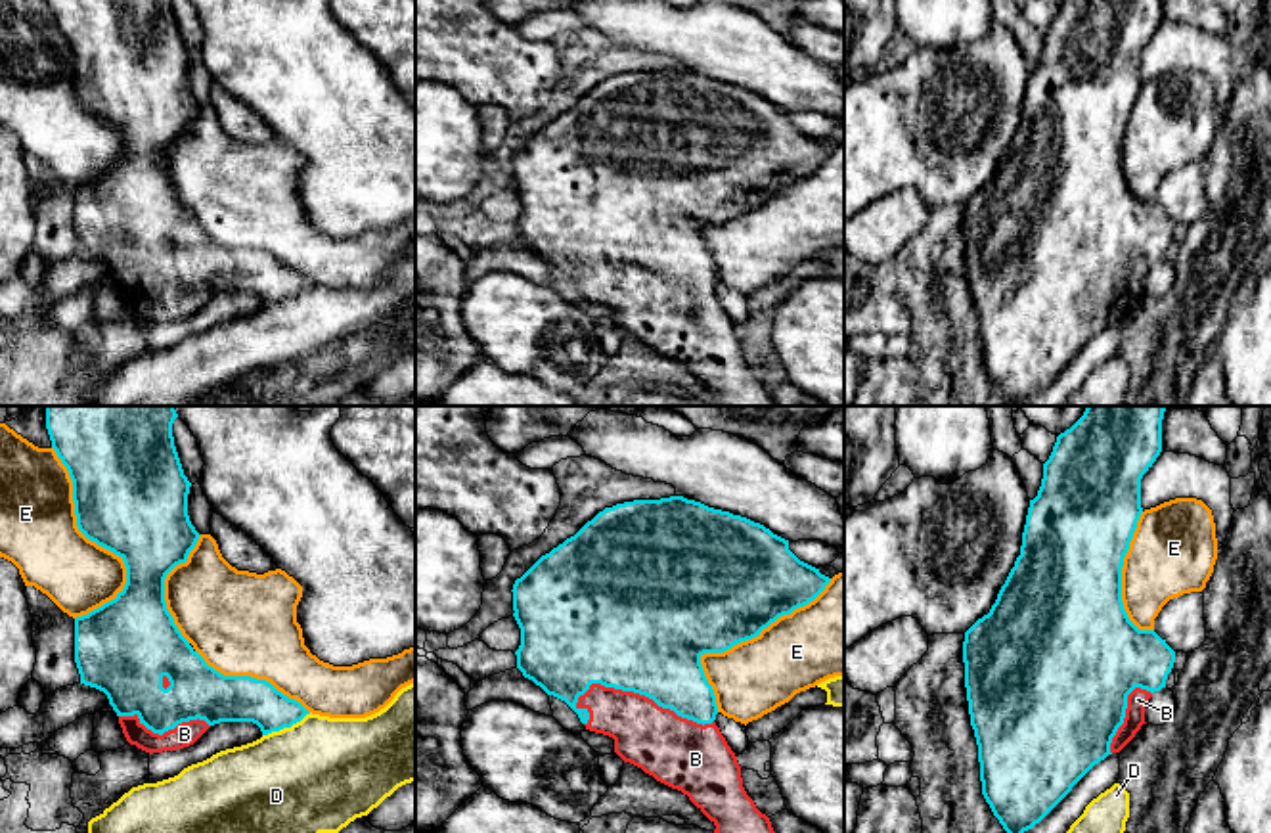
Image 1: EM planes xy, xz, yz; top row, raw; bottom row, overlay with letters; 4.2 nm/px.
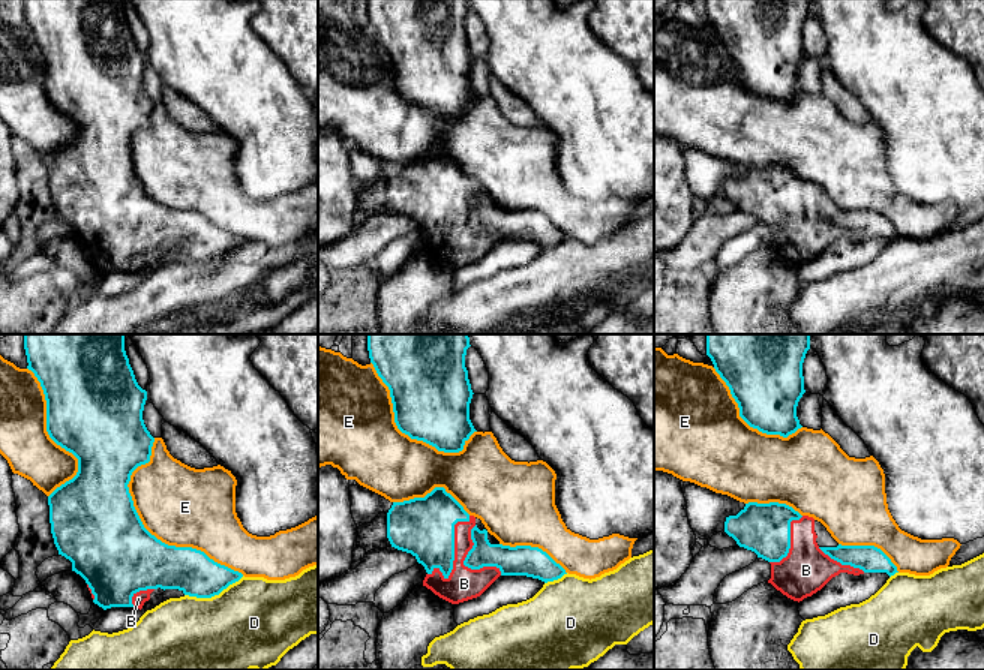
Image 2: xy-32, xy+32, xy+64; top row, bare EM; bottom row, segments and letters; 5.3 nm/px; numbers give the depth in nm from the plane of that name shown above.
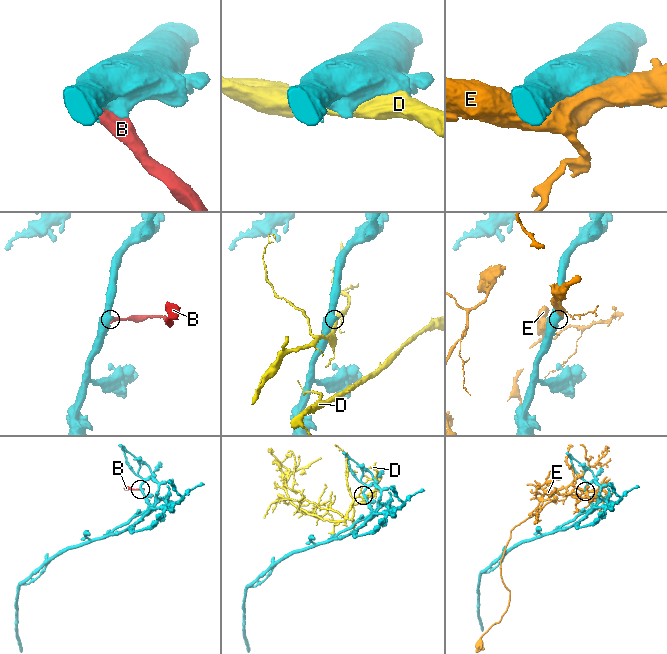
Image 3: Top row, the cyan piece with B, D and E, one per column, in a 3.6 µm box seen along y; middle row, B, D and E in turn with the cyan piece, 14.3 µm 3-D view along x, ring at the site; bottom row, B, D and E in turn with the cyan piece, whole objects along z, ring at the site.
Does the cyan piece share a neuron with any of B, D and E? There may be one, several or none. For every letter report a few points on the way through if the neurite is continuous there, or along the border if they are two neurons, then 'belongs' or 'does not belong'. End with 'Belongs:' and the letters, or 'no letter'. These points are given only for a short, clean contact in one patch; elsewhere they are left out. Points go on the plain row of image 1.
B: belongs
D: does not belong
E: does not belong
Belongs: B

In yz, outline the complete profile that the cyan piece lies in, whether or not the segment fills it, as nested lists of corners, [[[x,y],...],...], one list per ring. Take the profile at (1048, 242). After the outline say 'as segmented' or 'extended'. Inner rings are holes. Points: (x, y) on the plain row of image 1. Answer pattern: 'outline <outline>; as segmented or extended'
outline [[[1066,0],[1060,4],[1049,31],[1043,34],[1043,50],[1037,67],[1030,71],[1020,126],[990,184],[965,203],[965,259],[970,297],[978,316],[982,366],[1009,406],[1022,406],[1039,394],[1095,335],[1112,324],[1120,324],[1135,308],[1141,297],[1147,295],[1145,278],[1148,270],[1154,262],[1166,259],[1168,245],[1173,239],[1175,222],[1154,201],[1139,201],[1129,191],[1122,172],[1124,128],[1143,84],[1141,50],[1152,38],[1160,23],[1162,0]]]; extended

